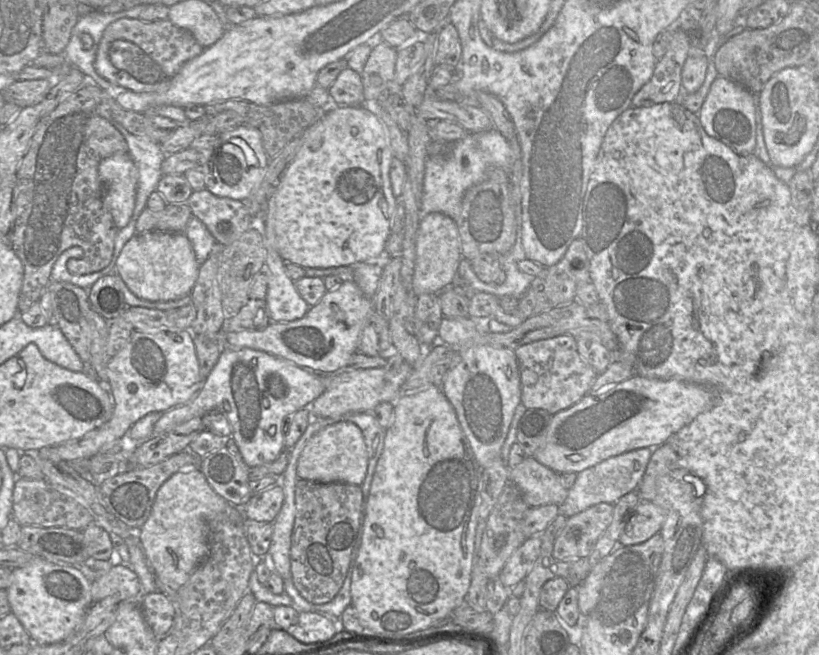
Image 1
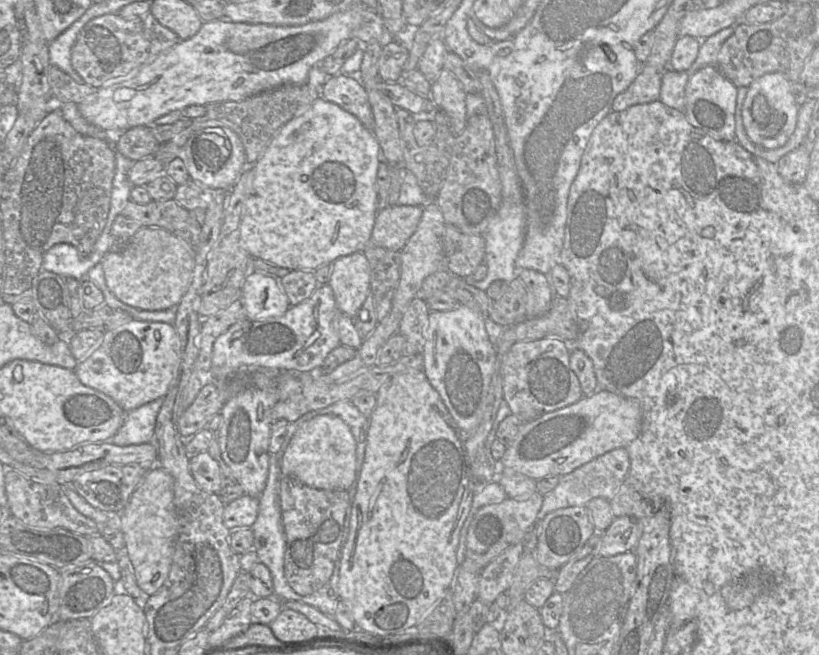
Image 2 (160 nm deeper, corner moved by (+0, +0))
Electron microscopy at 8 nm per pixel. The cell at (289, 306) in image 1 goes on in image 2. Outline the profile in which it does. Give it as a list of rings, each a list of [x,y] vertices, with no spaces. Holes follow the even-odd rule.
[[[255,271],[246,275],[240,300],[251,321],[282,316],[291,306],[279,281]]]

